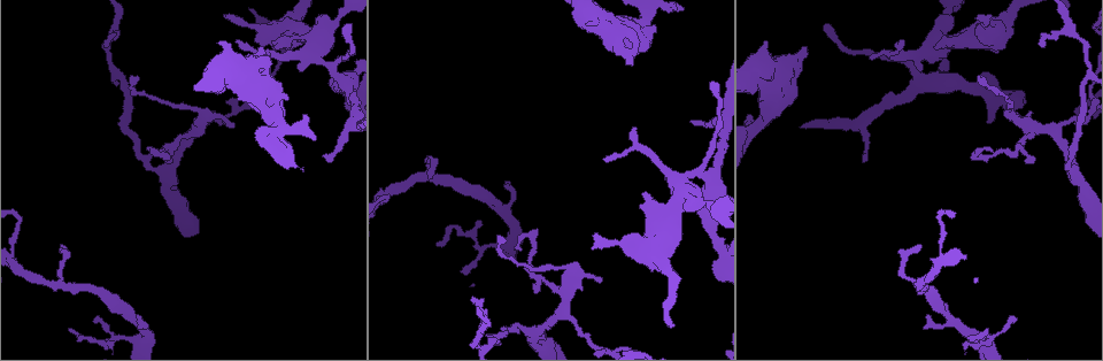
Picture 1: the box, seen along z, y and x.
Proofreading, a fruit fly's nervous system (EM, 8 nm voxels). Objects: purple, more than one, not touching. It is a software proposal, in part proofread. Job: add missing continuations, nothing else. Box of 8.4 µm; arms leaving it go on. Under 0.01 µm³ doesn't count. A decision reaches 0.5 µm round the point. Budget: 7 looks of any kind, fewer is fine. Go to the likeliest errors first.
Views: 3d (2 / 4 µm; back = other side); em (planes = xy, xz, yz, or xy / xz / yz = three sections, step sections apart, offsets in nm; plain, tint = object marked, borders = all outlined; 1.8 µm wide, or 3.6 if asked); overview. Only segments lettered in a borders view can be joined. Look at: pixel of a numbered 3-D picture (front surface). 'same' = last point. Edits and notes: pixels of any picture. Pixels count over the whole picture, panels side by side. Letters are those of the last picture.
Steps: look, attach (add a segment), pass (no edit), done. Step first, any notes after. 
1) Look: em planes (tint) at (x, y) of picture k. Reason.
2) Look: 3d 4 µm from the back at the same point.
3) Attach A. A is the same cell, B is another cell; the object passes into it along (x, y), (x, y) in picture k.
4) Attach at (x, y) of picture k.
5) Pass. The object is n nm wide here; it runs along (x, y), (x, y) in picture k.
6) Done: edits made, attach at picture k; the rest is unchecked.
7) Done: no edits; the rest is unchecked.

Look: 3d 2 µm at (920, 70) of picture 1. An open end.

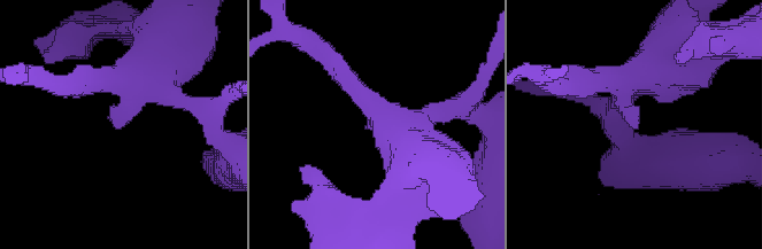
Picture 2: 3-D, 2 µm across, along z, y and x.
Look: em xy step 8 (tint) at (119, 129) of picture 2.

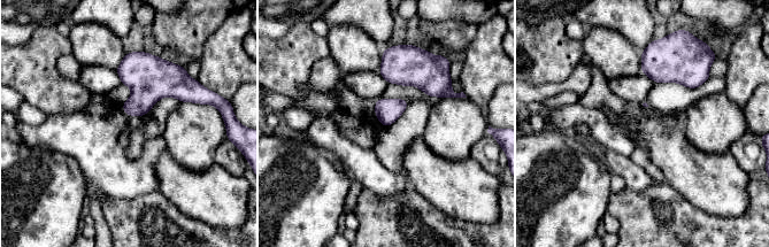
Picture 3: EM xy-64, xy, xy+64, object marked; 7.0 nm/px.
Look: em planes (borders) at the same point. Another direction.

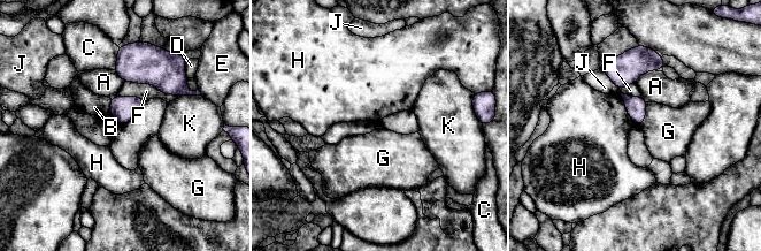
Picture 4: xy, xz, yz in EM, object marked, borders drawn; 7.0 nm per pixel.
Pass. A, B, C, D, E, F, G, H, J and K are other cells; a border runs along (619, 94), (628, 115), (633, 122) in picture 4; no lettered segment goes on from it.

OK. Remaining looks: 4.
Look: 3d 4 µm at (228, 65) of picture 1. Sudden change in width.

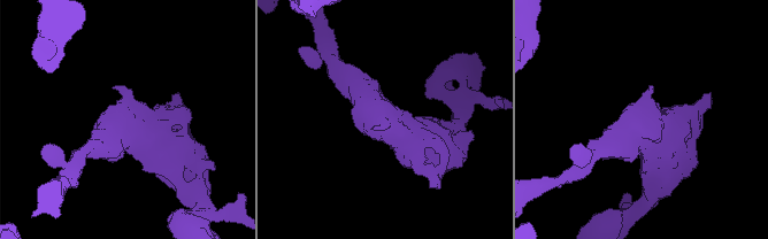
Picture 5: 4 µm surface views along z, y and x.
Look: em 3.6 µm planes (borders) at (383, 126) of picture 5. The arms are 460, 650 nm wide.

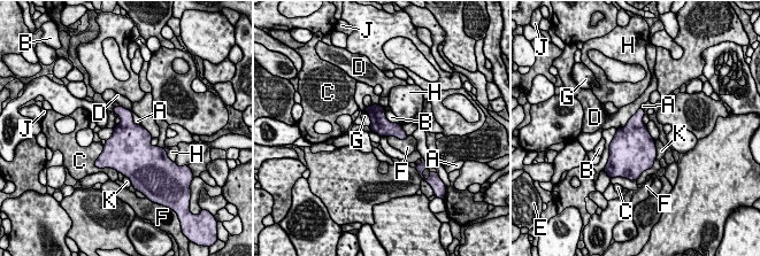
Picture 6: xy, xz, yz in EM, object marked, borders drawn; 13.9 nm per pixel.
Pass. The object is 260 nm wide here; A, B, C, D, E, F, G, H, J and K are other cells; a border runs along (408, 136), (404, 139), (386, 137) in picture 6; no lettered segment goes on from it.

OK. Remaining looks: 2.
Look: 3d 2 µm at (1076, 172) of picture 1. Sudden change in width.

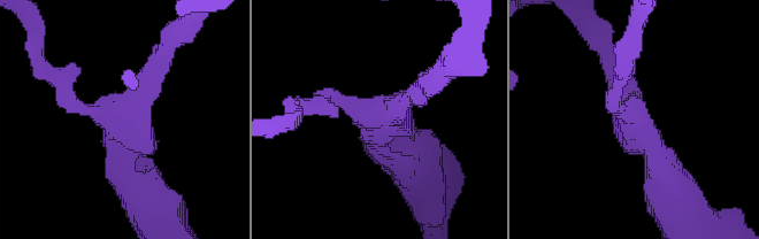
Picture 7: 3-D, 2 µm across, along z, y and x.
Look: em planes (borders) at (387, 117) of picture 7. 3 arms meet here.

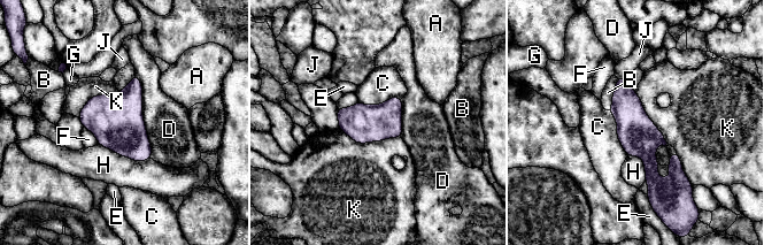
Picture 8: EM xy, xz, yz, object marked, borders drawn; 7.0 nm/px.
Pass. The object is 260 nm wide here; A, B, C, D, E, F, G, H, J and K are other cells; a border runs along (339, 128), (357, 143), (400, 137) in picture 8; no lettered segment goes on from it.

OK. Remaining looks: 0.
Done: no edits; the rest is unchecked.

